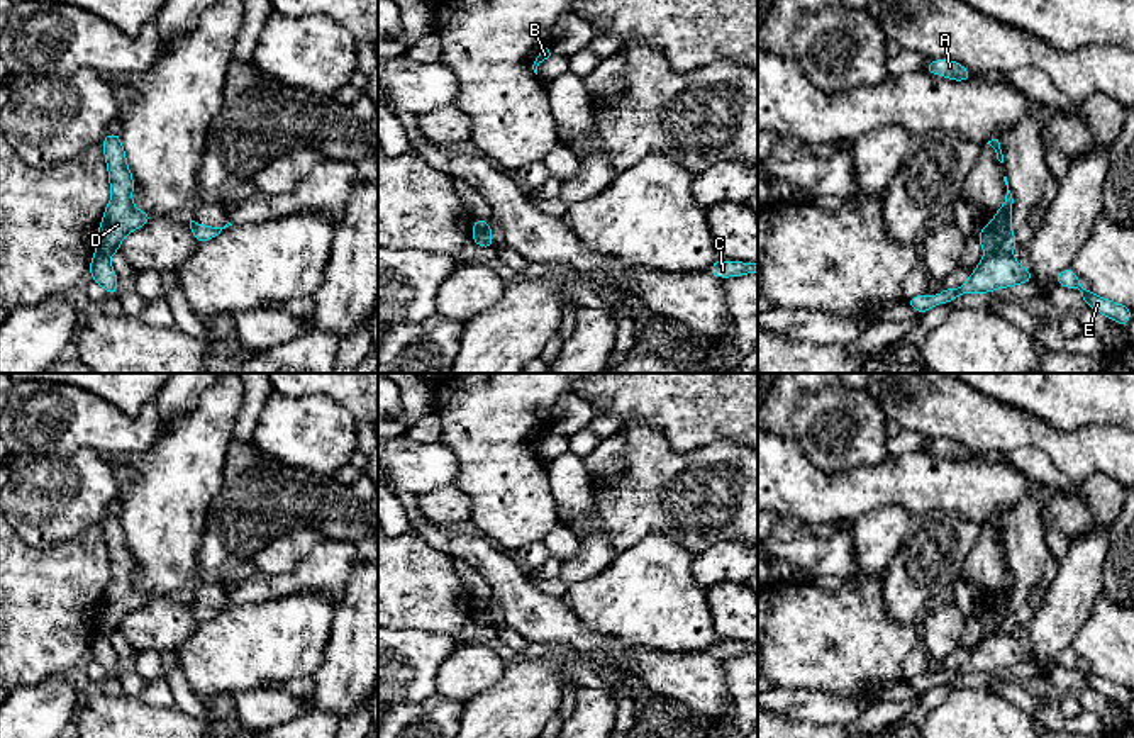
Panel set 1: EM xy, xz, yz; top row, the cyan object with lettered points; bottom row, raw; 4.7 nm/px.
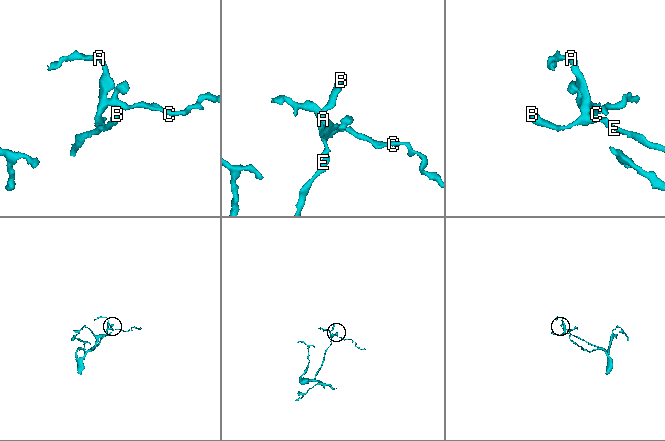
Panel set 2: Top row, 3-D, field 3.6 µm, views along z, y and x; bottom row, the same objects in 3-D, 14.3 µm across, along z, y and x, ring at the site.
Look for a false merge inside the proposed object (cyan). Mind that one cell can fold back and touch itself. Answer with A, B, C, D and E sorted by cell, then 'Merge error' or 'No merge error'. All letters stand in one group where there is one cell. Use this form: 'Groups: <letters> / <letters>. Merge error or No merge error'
Groups: A C D / B E. Merge error

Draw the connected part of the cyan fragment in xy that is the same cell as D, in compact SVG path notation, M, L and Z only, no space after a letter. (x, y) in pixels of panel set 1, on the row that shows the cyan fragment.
M107 134L102 146L112 197L98 226L97 253L108 258L119 251L127 234L146 226L153 217L147 212L137 210L132 204L134 180L127 166L120 134Z

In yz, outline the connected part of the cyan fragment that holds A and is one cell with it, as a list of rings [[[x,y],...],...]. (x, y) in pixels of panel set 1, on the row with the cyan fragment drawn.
[[[929,59],[926,71],[956,81],[966,81],[971,76],[971,73],[964,66],[958,64],[953,59],[937,59],[937,61]]]

